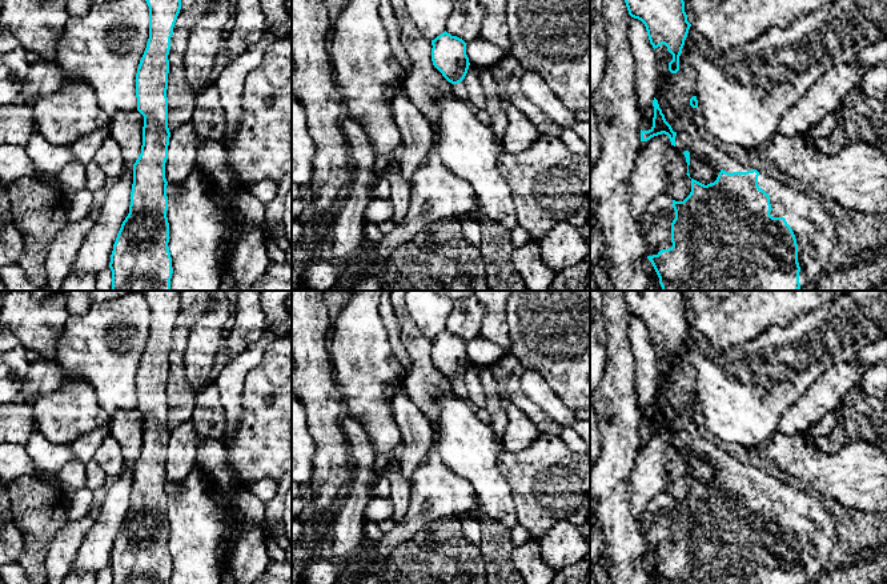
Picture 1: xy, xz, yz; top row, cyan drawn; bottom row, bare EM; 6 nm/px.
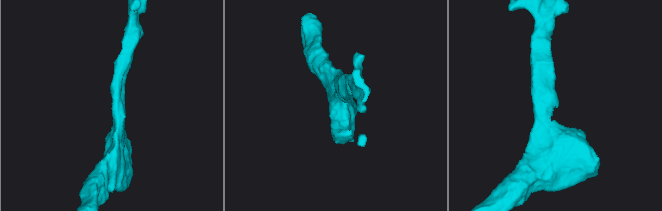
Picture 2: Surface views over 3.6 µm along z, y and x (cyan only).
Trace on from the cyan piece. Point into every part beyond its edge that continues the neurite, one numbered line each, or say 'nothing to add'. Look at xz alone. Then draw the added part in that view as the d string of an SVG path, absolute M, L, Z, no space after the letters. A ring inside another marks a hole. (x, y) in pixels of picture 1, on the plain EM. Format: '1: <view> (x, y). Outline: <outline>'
1: xz (460, 390). Outline: M462 379L462 380L458 381L458 383L451 383L451 381L450 381L450 385L451 385L453 393L454 393L458 399L466 399L466 396L467 396L467 387L466 387L466 383L465 383L465 379Z

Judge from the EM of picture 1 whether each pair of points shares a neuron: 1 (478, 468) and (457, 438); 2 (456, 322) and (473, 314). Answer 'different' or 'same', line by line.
1: same
2: same

